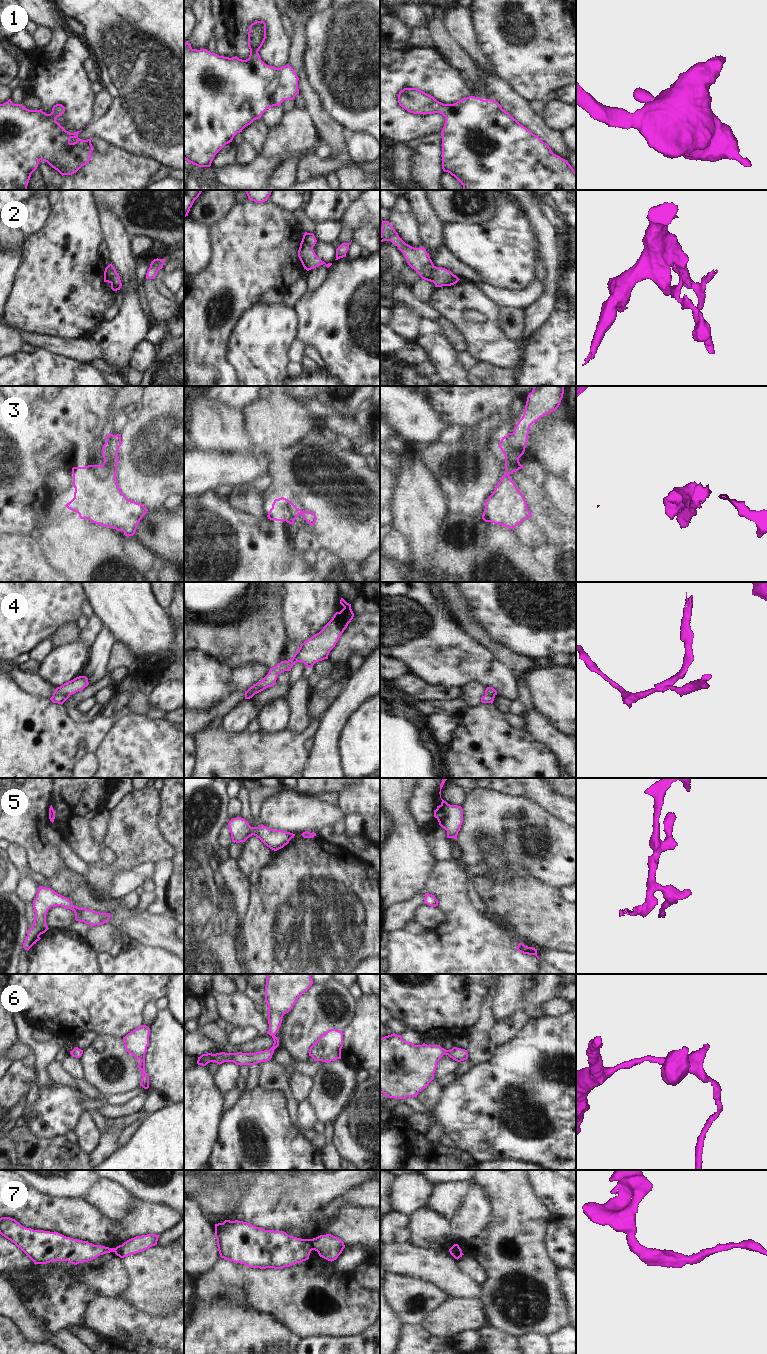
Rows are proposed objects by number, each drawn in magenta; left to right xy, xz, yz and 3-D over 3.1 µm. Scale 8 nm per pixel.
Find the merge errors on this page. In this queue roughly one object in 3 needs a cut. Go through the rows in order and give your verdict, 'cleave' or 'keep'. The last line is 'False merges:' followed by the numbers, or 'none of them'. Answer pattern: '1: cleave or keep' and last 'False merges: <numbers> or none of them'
1: keep
2: cleave
3: keep
4: cleave
5: keep
6: keep
7: cleave
False merges: 2, 4, 7

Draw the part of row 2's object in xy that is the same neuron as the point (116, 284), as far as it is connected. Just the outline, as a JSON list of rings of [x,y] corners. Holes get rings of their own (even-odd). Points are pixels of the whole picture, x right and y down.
[[[109,264],[106,268],[109,268],[111,270],[111,289],[113,291],[120,290],[122,283],[116,269],[113,267],[112,264]]]

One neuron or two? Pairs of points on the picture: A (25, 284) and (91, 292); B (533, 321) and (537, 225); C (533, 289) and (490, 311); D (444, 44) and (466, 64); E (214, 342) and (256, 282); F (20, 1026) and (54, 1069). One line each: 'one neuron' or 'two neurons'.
A: one neuron
B: one neuron
C: two neurons
D: one neuron
E: one neuron
F: two neurons

